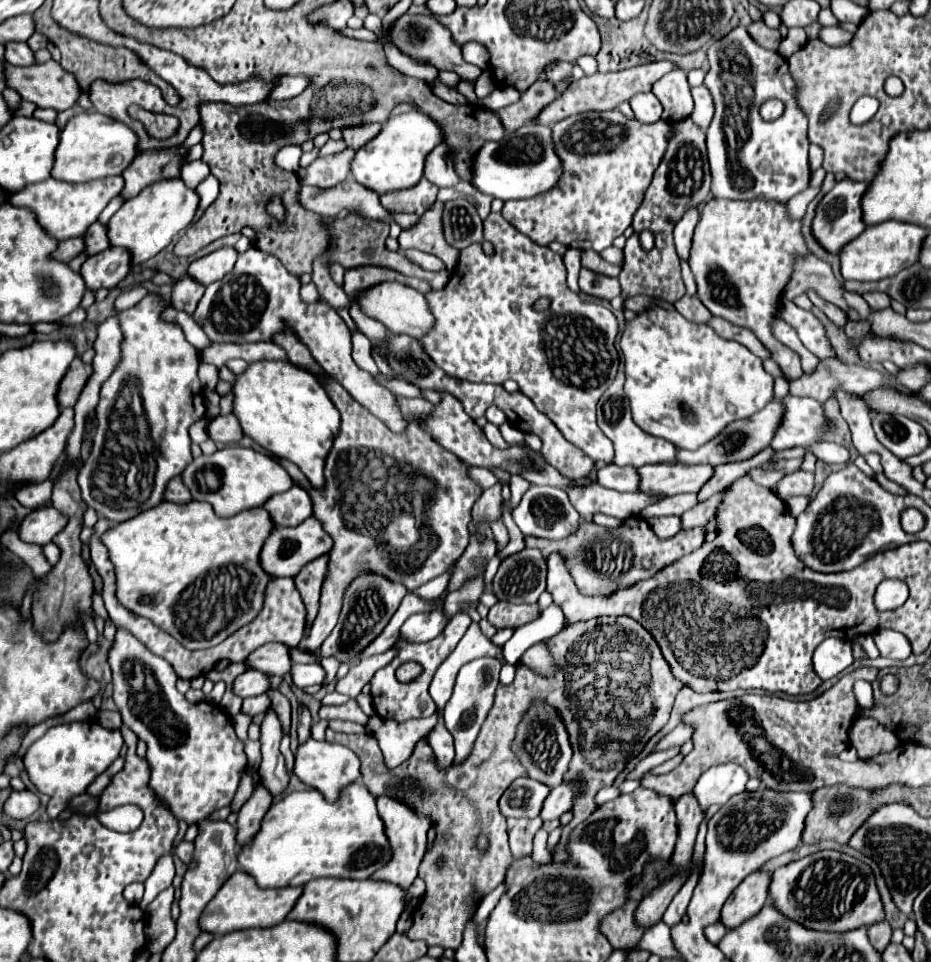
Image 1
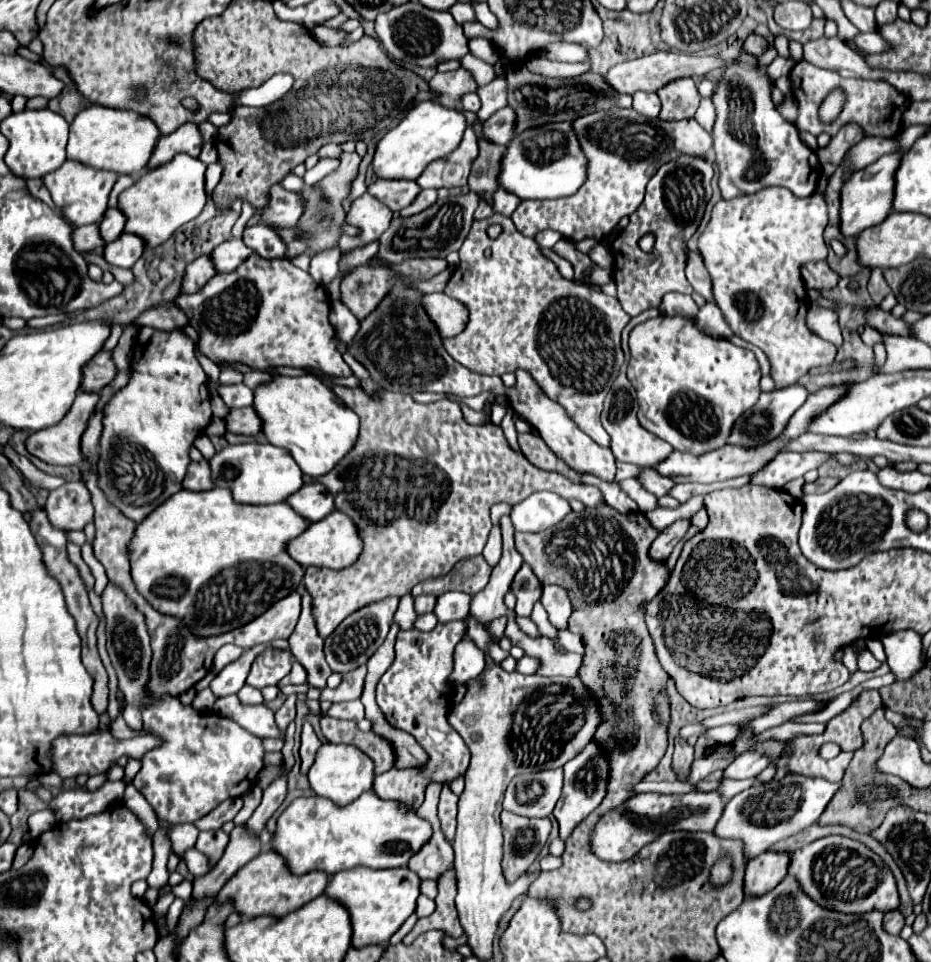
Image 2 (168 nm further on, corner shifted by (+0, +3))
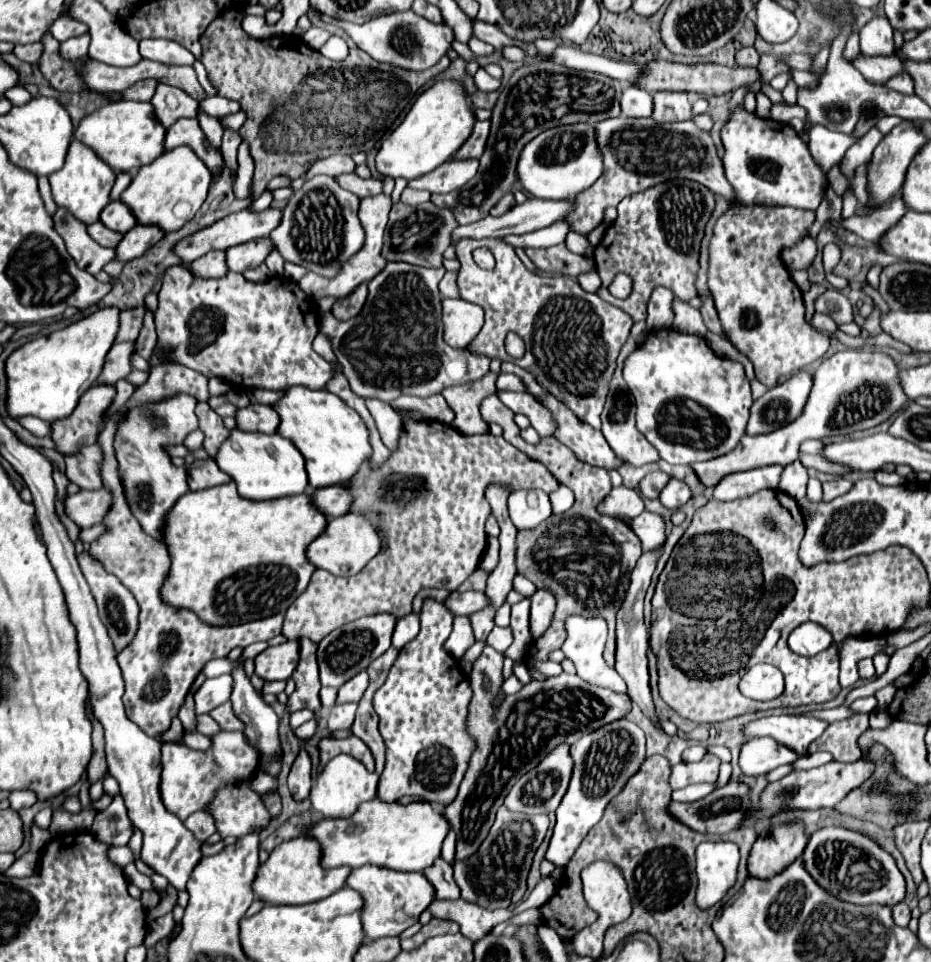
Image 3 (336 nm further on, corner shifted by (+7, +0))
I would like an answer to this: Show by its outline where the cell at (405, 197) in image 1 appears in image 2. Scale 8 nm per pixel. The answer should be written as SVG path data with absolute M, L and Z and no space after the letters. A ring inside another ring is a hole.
M377 180L369 186L369 194L387 204L391 212L399 212L405 206L413 204L415 196L419 196L421 188L413 180Z

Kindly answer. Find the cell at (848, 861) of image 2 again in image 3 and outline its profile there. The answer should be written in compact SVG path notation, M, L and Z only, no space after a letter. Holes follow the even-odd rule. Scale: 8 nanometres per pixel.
M836 825L822 827L810 837L802 859L808 873L838 899L856 905L878 903L888 907L894 907L904 899L906 881L900 869L896 867L894 857L864 833Z

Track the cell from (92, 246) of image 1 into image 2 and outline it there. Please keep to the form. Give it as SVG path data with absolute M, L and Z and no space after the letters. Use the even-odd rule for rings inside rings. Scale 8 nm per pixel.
M109 208L103 216L103 220L99 222L99 232L101 232L105 244L117 240L123 232L123 226L125 226L125 216L117 208Z

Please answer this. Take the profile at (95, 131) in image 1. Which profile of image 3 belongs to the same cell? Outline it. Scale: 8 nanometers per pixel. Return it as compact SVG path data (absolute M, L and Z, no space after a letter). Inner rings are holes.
M112 101L96 113L84 117L74 137L96 151L96 155L106 161L114 171L136 173L142 165L152 163L164 153L166 129L154 115L152 103L142 101Z

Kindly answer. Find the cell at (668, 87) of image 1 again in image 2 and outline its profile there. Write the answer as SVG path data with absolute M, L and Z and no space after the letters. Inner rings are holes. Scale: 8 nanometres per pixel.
M691 78L673 80L671 84L665 84L657 90L661 98L661 120L683 120L693 118L697 106L699 106L699 92L695 88L695 82Z

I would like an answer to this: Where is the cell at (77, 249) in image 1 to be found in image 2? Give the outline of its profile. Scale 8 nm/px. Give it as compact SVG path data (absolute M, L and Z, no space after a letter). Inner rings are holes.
M87 224L73 230L73 244L77 252L91 252L97 246L103 248L103 240L99 236L99 224Z

